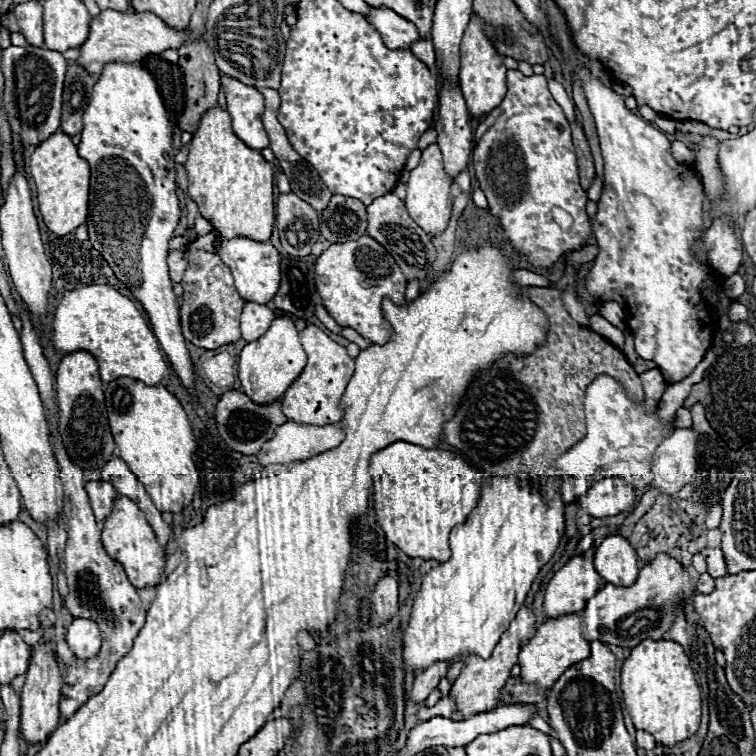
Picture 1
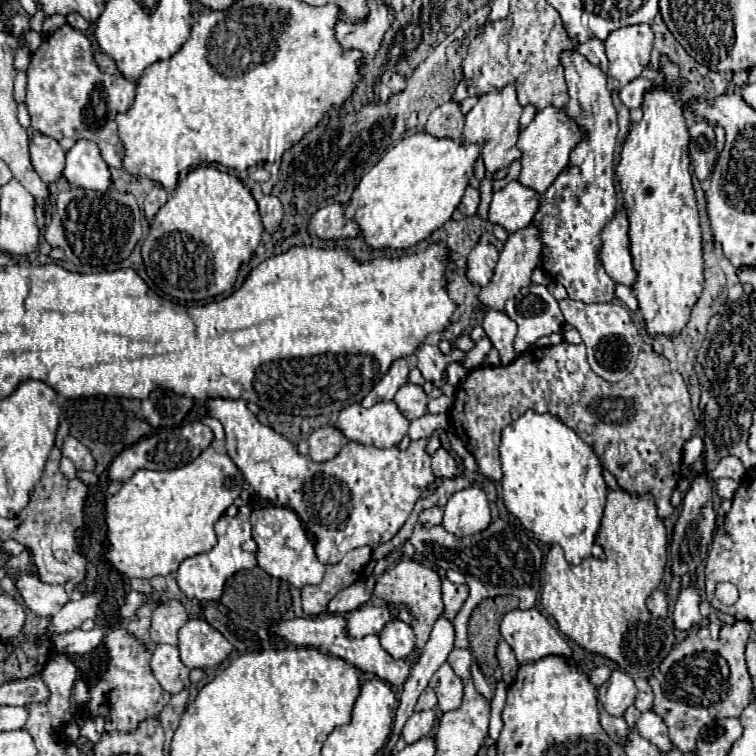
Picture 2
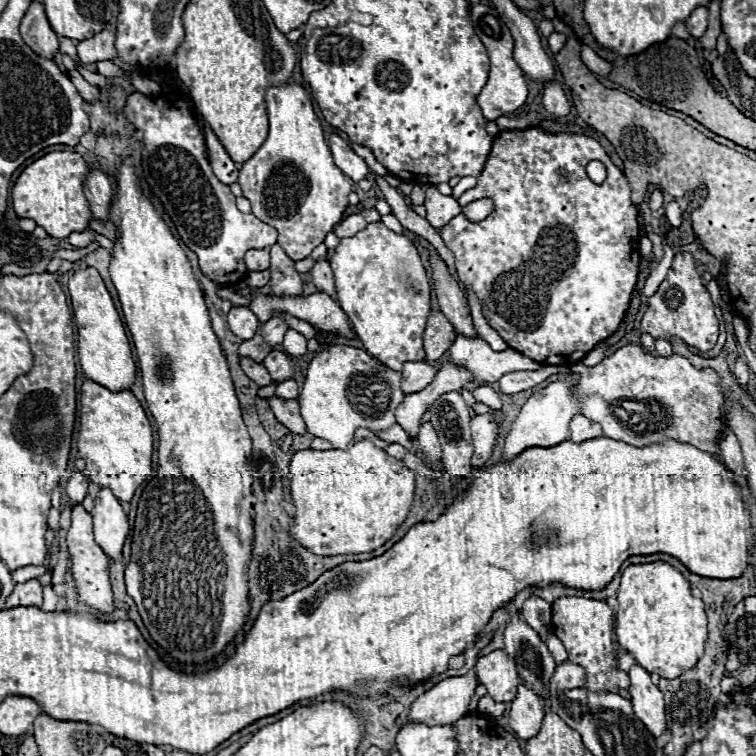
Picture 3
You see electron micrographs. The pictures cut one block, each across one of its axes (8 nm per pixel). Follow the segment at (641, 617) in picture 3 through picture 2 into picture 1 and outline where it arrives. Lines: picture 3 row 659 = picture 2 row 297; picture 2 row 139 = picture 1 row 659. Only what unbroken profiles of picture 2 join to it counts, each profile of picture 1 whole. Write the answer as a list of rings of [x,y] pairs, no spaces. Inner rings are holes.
[[[642,640],[624,660],[620,674],[624,702],[638,730],[650,732],[658,744],[678,744],[700,726],[700,688],[684,648],[670,640]]]

